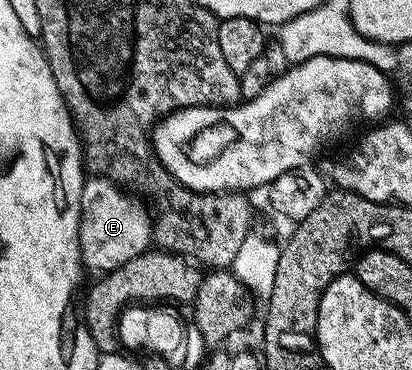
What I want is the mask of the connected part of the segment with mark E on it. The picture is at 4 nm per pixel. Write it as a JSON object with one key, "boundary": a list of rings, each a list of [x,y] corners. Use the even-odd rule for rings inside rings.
{"boundary":[[[91,176],[84,181],[79,217],[79,251],[83,253],[83,265],[88,271],[110,272],[148,253],[153,242],[153,218],[147,215],[138,197],[130,196],[135,197],[108,178]]]}

